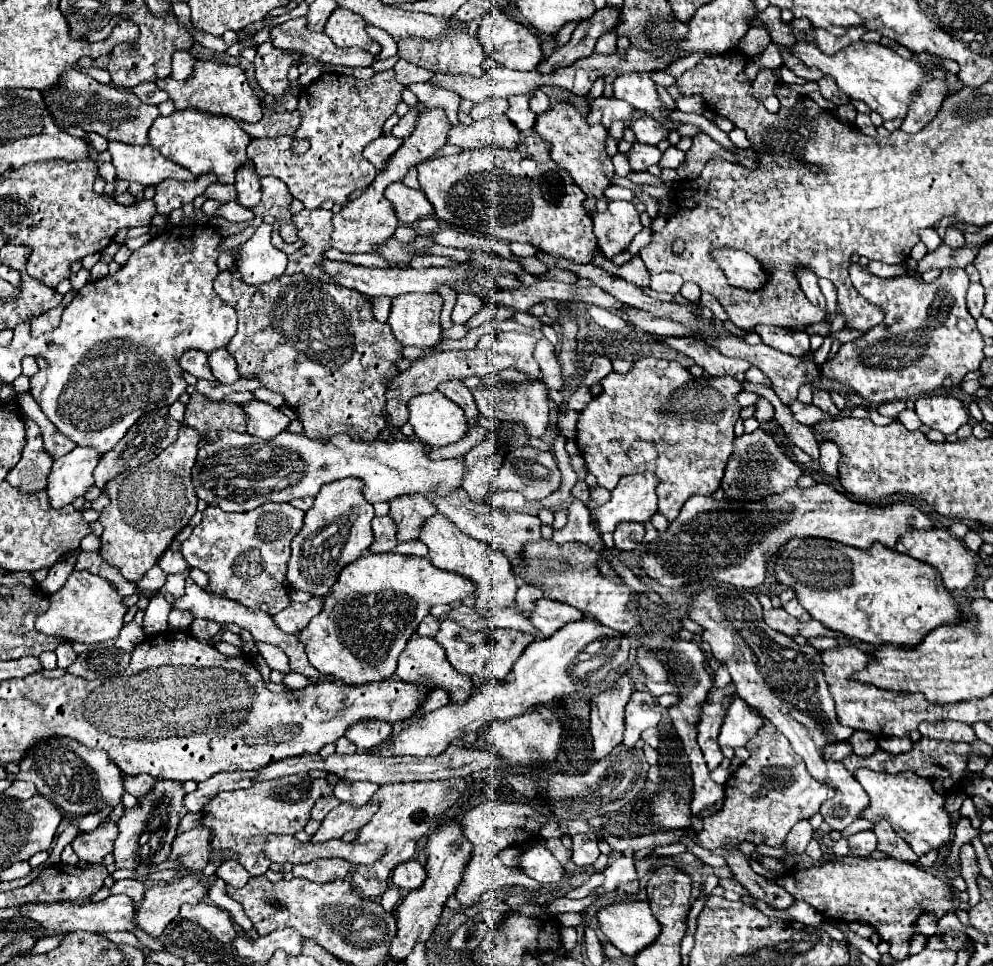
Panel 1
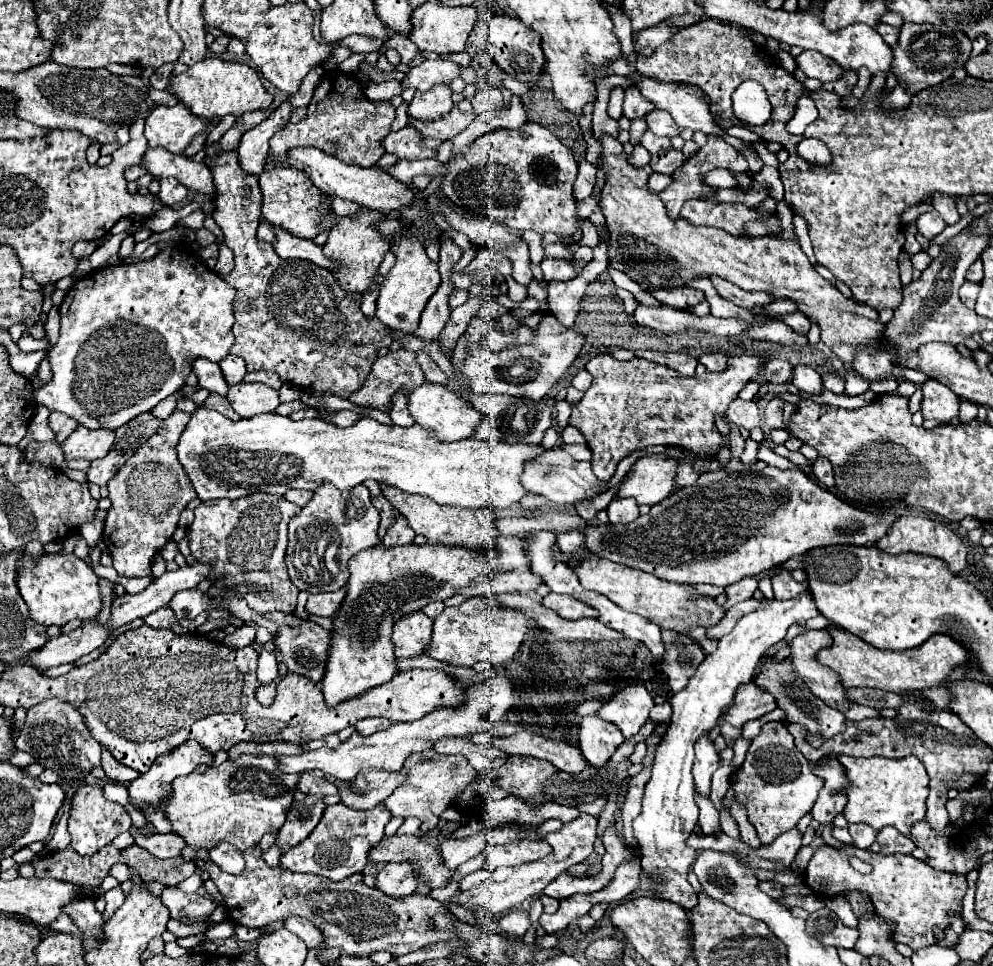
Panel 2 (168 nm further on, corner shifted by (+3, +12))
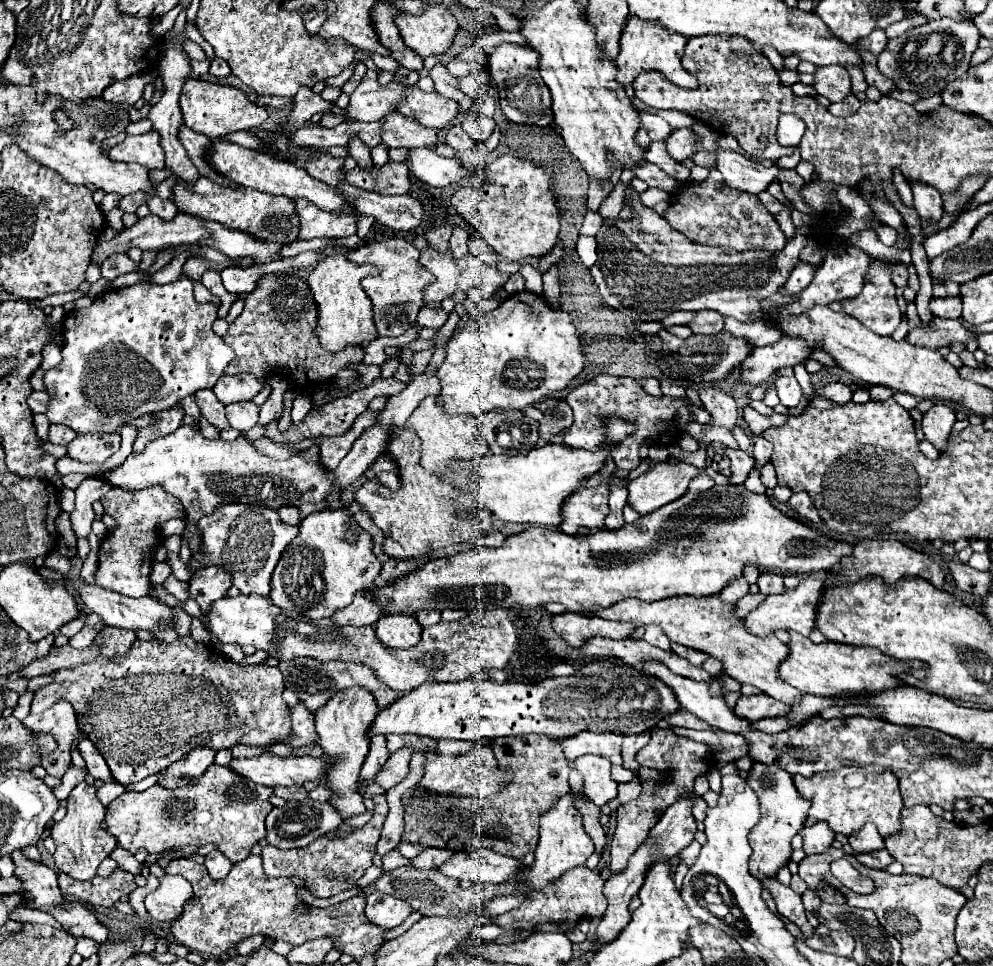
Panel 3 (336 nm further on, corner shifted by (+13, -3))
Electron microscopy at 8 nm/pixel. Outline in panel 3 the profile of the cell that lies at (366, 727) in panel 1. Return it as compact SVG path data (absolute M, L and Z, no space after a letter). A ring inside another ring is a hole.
M370 736L370 750L366 754L366 760L362 764L362 772L360 778L364 780L372 780L378 770L384 766L384 762L388 760L390 752L386 748L386 738L384 736Z

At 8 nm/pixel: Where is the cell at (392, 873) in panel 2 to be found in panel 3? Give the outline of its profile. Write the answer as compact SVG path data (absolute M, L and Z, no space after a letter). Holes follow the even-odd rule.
M374 890L366 896L364 916L384 930L390 930L390 928L402 924L410 916L410 912L412 912L412 908L408 908L408 904L404 904L404 900L388 896L384 892Z

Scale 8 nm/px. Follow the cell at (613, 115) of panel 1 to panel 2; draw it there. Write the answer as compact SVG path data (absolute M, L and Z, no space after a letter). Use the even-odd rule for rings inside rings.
M634 87L626 89L626 93L624 93L624 117L628 117L632 121L632 119L648 115L654 109L656 109L656 105L650 103L638 89L634 89Z

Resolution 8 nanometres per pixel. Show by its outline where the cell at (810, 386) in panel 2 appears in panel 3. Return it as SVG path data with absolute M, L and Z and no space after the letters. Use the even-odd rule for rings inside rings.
M780 376L776 380L776 392L780 396L780 404L784 404L786 408L794 408L798 406L798 402L802 400L802 388L798 384L798 380L794 376Z

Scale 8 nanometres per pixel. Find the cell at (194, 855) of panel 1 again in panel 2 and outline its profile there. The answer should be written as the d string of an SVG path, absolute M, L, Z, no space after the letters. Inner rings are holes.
M134 827L130 829L130 835L134 837L134 843L142 849L146 849L150 855L158 857L158 859L170 859L170 857L178 857L182 847L186 845L182 841L182 837L174 837L174 833L168 833L168 835L160 835L156 833L154 837L146 837L142 835L140 831L136 831Z

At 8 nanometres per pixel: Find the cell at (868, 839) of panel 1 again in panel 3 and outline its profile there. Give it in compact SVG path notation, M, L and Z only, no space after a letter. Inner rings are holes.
M866 824L862 830L850 834L848 844L852 846L852 852L872 852L884 848L884 840L874 824Z

